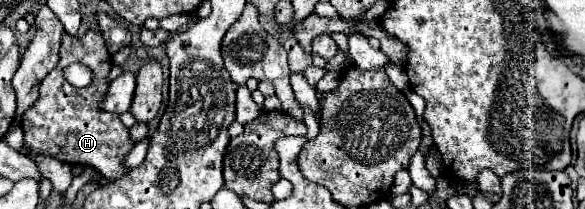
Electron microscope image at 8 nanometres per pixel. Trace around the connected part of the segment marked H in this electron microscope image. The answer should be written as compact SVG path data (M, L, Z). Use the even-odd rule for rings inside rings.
M87 30L83 36L71 36L65 32L61 36L59 64L41 80L39 98L33 104L31 112L27 112L27 116L23 116L21 120L21 128L25 134L25 150L29 154L45 154L67 164L91 166L107 180L119 180L131 170L125 166L125 158L135 146L129 128L121 122L117 114L105 112L101 108L101 102L105 100L109 88L109 58L111 54L107 54L101 30ZM73 62L81 62L91 68L93 80L89 86L75 88L65 80L63 70Z

